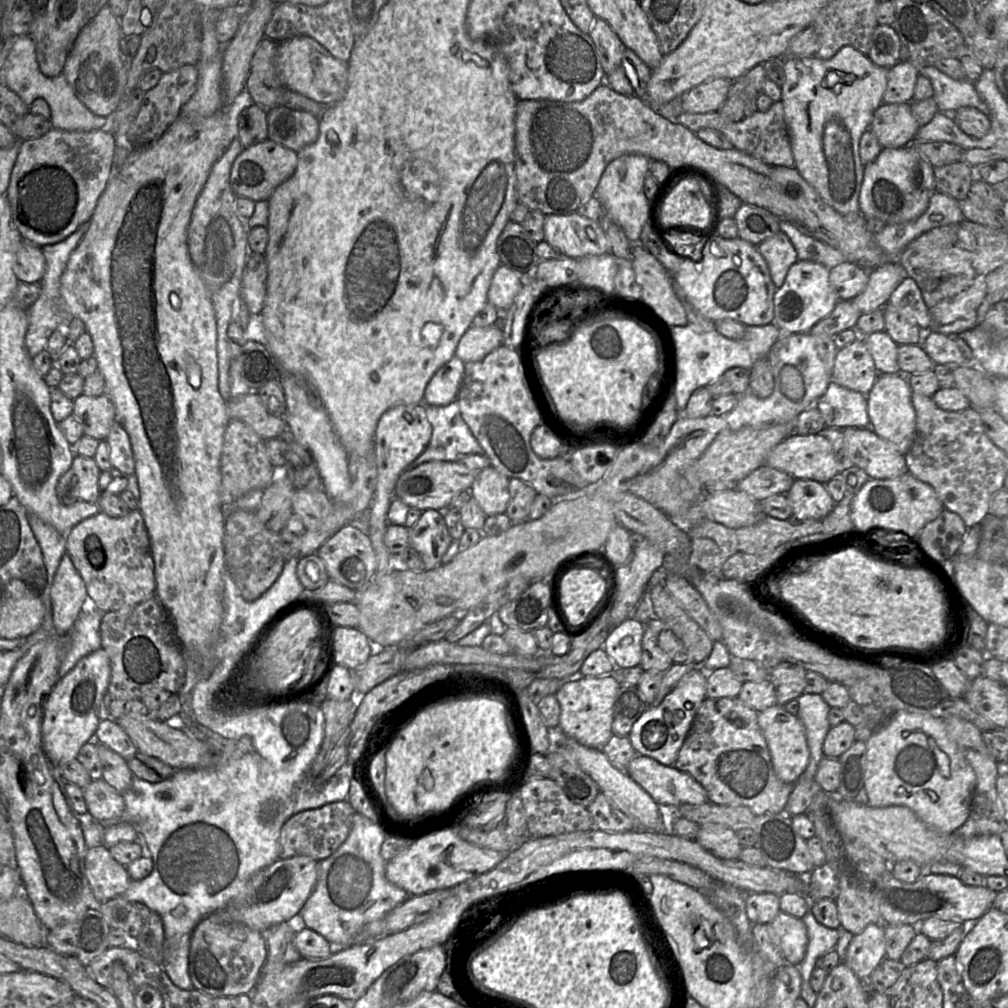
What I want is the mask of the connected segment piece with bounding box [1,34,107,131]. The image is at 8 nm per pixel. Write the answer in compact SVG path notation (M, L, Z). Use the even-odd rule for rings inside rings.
M27 35L14 36L13 43L1 73L1 81L29 107L37 98L44 99L50 107L50 121L54 128L66 131L91 131L104 128L107 117L90 111L75 95L63 73L47 77L39 69L35 43Z

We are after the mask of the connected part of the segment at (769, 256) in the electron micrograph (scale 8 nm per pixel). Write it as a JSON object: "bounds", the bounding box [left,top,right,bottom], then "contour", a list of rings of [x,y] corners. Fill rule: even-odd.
{"bounds":[757,231,798,289],"contour":[[[779,231],[761,242],[757,249],[767,263],[776,289],[785,281],[789,268],[798,261],[797,252],[788,236]]]}

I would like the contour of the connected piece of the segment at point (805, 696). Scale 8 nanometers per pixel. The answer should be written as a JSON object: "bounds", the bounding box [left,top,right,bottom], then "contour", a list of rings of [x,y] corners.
{"bounds":[797,693,830,781],"contour":[[[802,693],[798,698],[798,718],[805,727],[810,760],[806,770],[797,781],[812,780],[823,755],[823,743],[830,729],[828,713],[830,707],[821,694]]]}

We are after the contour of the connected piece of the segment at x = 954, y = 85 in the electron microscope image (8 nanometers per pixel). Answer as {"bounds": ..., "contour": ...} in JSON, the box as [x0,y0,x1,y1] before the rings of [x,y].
{"bounds":[919,66,990,116],"contour":[[[934,66],[919,68],[919,74],[931,81],[940,112],[953,114],[961,107],[973,107],[990,116],[989,107],[971,81],[955,80]]]}

